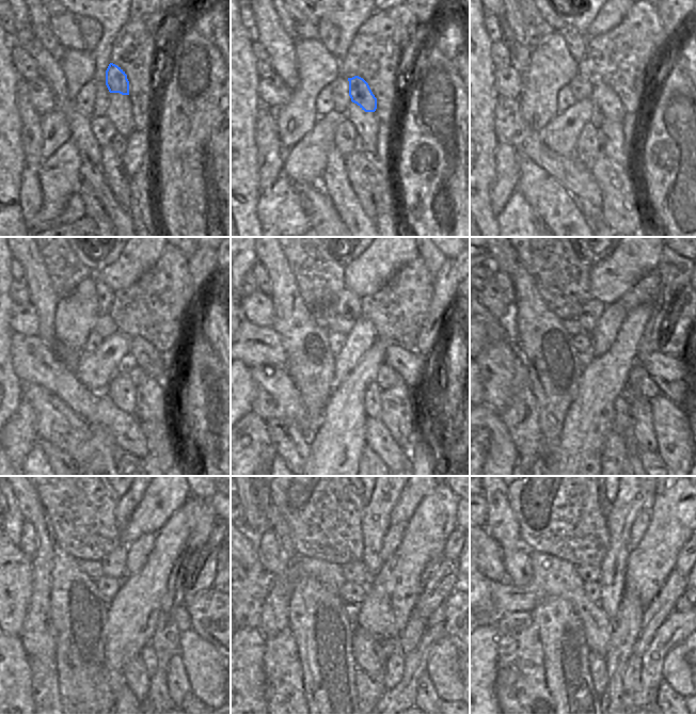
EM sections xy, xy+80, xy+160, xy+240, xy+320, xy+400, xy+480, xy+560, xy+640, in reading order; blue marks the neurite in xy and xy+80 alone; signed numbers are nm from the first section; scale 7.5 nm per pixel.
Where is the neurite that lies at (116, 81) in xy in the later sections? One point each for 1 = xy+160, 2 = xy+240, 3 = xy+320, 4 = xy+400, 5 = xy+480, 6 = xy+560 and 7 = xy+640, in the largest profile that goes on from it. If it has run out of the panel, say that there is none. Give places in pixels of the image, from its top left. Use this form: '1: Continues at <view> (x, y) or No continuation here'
1: Continues at xy+160 (605, 100)
2: Continues at xy+240 (141, 352)
3: Continues at xy+320 (422, 370)
4: Continues at xy+400 (678, 378)
5: Continues at xy+480 (208, 610)
6: Continues at xy+560 (447, 603)
7: No continuation here

